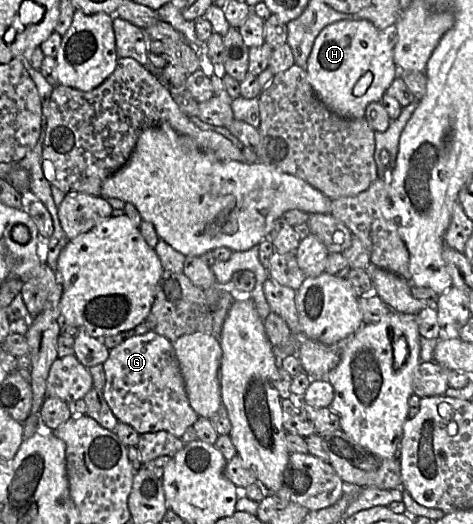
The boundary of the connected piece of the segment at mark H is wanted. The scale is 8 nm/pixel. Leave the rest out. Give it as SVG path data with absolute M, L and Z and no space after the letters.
M340 20L319 33L307 61L308 81L320 100L334 113L349 119L365 117L365 110L371 102L381 102L383 95L399 76L394 61L394 48L391 46L390 32L378 29L368 20Z

